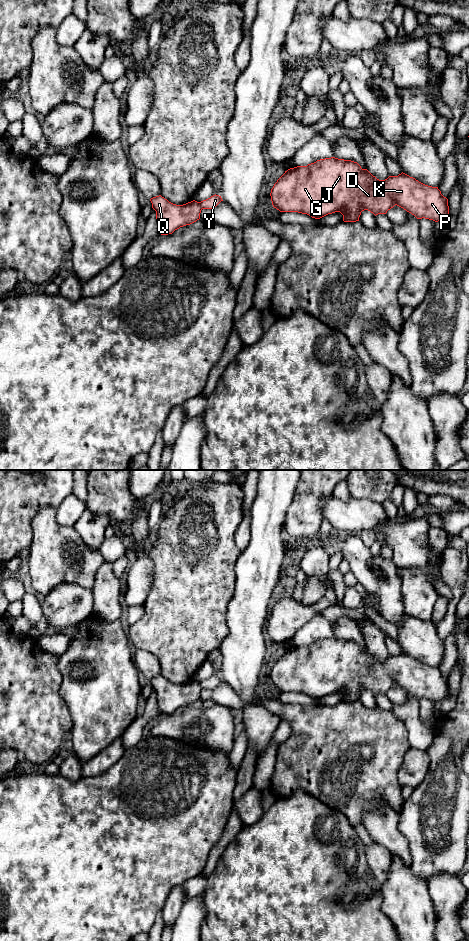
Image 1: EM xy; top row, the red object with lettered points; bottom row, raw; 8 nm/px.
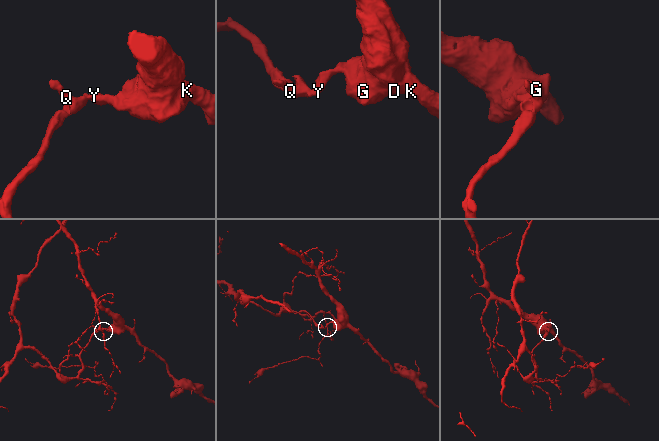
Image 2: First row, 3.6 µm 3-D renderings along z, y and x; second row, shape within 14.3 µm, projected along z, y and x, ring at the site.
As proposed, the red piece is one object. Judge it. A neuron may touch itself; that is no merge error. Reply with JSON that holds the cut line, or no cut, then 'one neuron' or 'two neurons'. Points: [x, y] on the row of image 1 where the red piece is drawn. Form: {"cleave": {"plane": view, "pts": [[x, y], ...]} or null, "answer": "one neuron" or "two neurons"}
{"cleave": {"plane": "xy", "pts": [[198, 202], [202, 208]]}, "answer": "two neurons"}

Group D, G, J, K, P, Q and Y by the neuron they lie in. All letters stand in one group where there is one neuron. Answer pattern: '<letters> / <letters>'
D G J K P Y / Q

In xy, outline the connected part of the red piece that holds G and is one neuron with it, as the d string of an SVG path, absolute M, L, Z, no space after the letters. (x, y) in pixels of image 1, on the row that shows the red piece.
M335 157L288 169L274 184L270 196L273 207L280 212L298 212L315 219L340 212L344 222L359 221L364 210L375 216L386 214L395 205L417 219L438 222L449 214L448 199L441 194L438 187L425 185L403 172L398 176L379 180L367 169L362 169L357 162Z

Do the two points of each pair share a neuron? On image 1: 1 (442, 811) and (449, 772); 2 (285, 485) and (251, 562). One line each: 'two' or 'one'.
1: one
2: one

